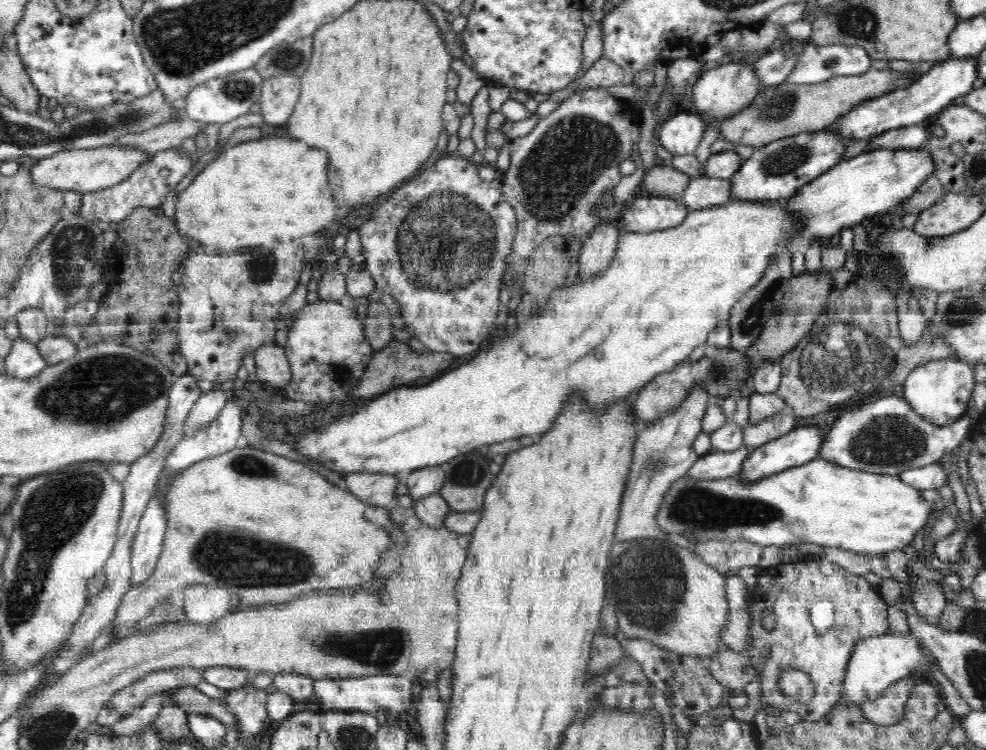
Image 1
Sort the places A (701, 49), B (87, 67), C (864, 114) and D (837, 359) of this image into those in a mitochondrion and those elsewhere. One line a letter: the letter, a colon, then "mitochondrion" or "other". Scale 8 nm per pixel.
A: other
B: other
C: other
D: mitochondrion

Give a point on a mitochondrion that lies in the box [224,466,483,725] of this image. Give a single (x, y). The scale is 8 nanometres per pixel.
(380, 648)

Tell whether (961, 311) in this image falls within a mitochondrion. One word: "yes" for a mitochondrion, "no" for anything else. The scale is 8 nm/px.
yes

